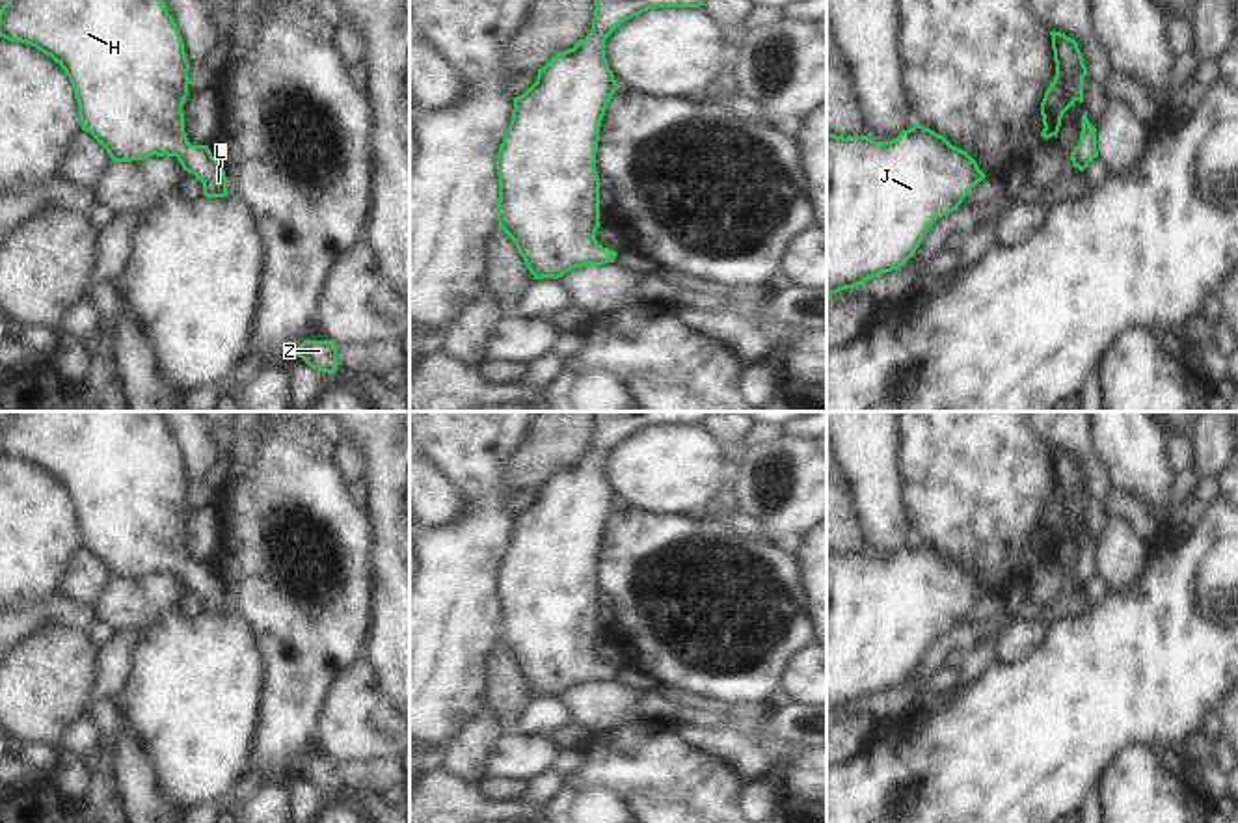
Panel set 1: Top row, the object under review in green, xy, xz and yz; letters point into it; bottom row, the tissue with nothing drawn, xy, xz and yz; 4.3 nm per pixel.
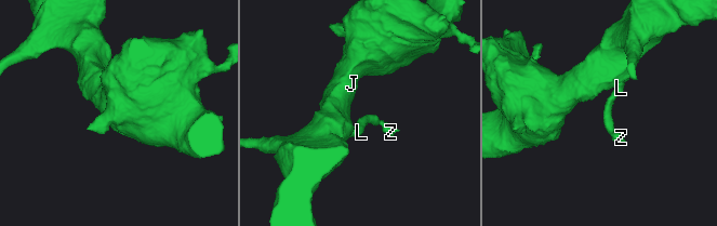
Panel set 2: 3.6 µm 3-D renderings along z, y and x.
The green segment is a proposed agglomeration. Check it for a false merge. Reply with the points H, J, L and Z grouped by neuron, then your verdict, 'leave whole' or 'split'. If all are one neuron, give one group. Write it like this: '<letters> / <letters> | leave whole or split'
H J L Z | leave whole

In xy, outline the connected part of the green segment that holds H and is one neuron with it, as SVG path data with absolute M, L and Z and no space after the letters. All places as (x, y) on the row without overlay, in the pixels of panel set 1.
M13 412L0 426L0 454L20 458L50 473L69 493L82 547L89 549L114 579L175 573L203 600L203 613L225 614L227 594L209 562L192 562L184 549L190 480L173 434L160 412Z

